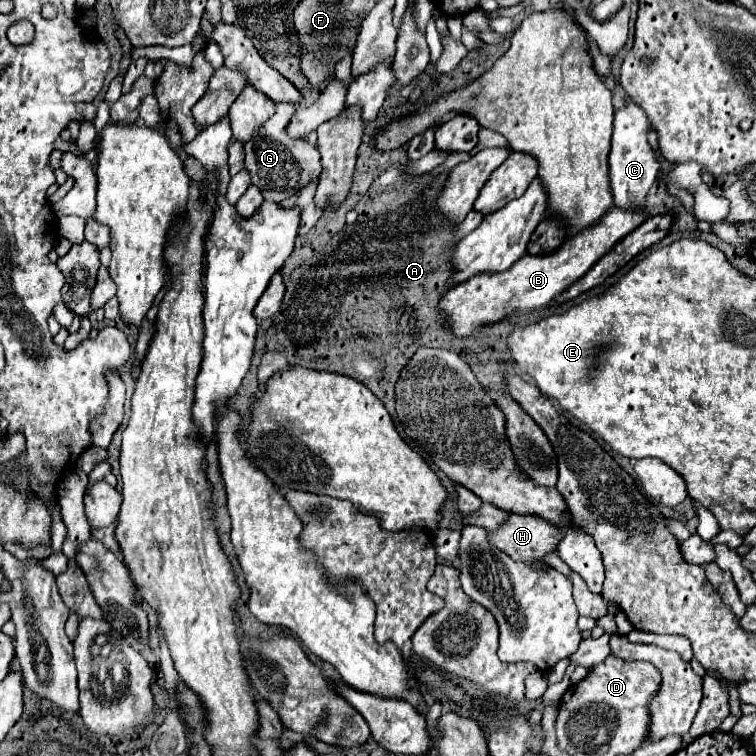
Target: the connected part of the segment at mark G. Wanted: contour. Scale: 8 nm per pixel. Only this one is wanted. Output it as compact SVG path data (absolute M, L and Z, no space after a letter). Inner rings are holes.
M279 103L275 115L251 141L245 143L245 169L251 173L251 183L261 189L267 201L281 203L283 199L297 193L297 189L303 189L309 185L309 181L315 181L321 175L321 155L317 147L303 139L291 139L285 135L285 125L289 123L295 109L297 107L291 103Z

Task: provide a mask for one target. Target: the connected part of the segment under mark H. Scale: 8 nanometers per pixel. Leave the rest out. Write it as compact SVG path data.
M505 513L505 521L489 531L489 543L505 551L515 561L543 561L543 555L553 551L561 541L561 533L555 525L549 525L537 515Z

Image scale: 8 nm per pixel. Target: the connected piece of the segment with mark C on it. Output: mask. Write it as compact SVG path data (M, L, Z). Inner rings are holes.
M629 103L627 107L615 111L615 127L613 127L611 153L609 153L609 183L611 183L613 201L621 209L633 209L645 205L645 195L657 179L659 165L655 161L651 145L647 143L649 129L651 123L647 115L635 103Z

